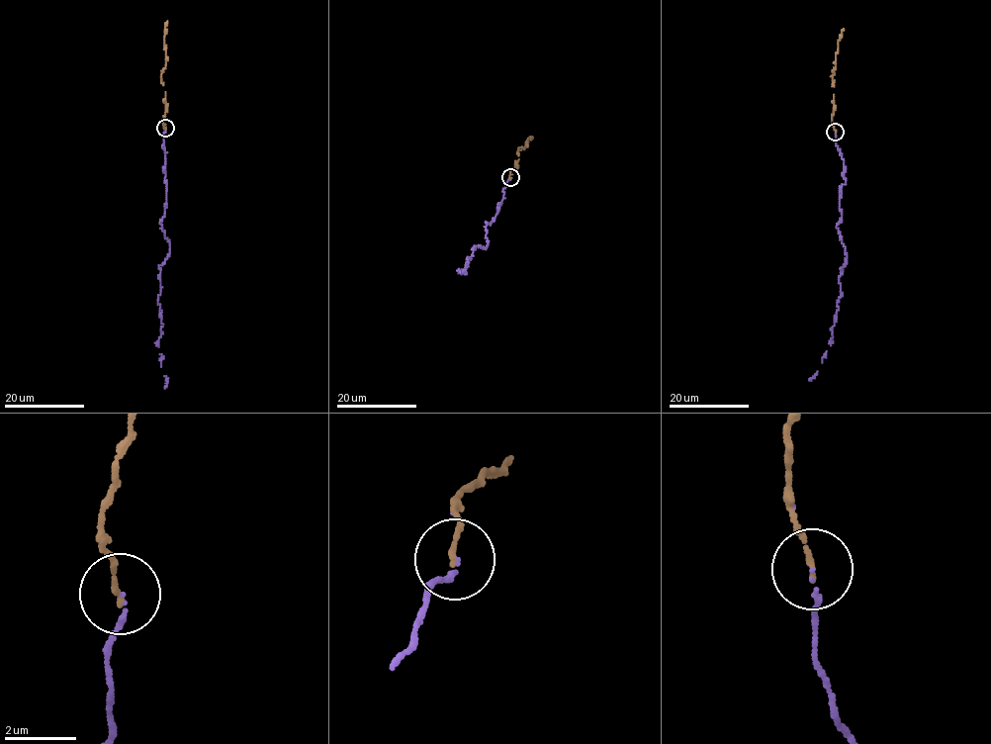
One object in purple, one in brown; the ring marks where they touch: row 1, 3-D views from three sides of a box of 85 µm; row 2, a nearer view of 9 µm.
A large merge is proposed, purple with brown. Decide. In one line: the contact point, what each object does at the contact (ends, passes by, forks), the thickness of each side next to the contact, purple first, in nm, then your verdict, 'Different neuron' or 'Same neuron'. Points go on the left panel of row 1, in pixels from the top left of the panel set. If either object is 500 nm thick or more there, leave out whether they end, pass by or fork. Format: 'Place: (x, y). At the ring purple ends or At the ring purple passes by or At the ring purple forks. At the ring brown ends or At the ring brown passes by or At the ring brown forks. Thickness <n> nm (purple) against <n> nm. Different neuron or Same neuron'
Place: (165, 128). At the ring purple ends. At the ring brown ends. Thickness 40 nm (purple) against 140 nm. Same neuron

